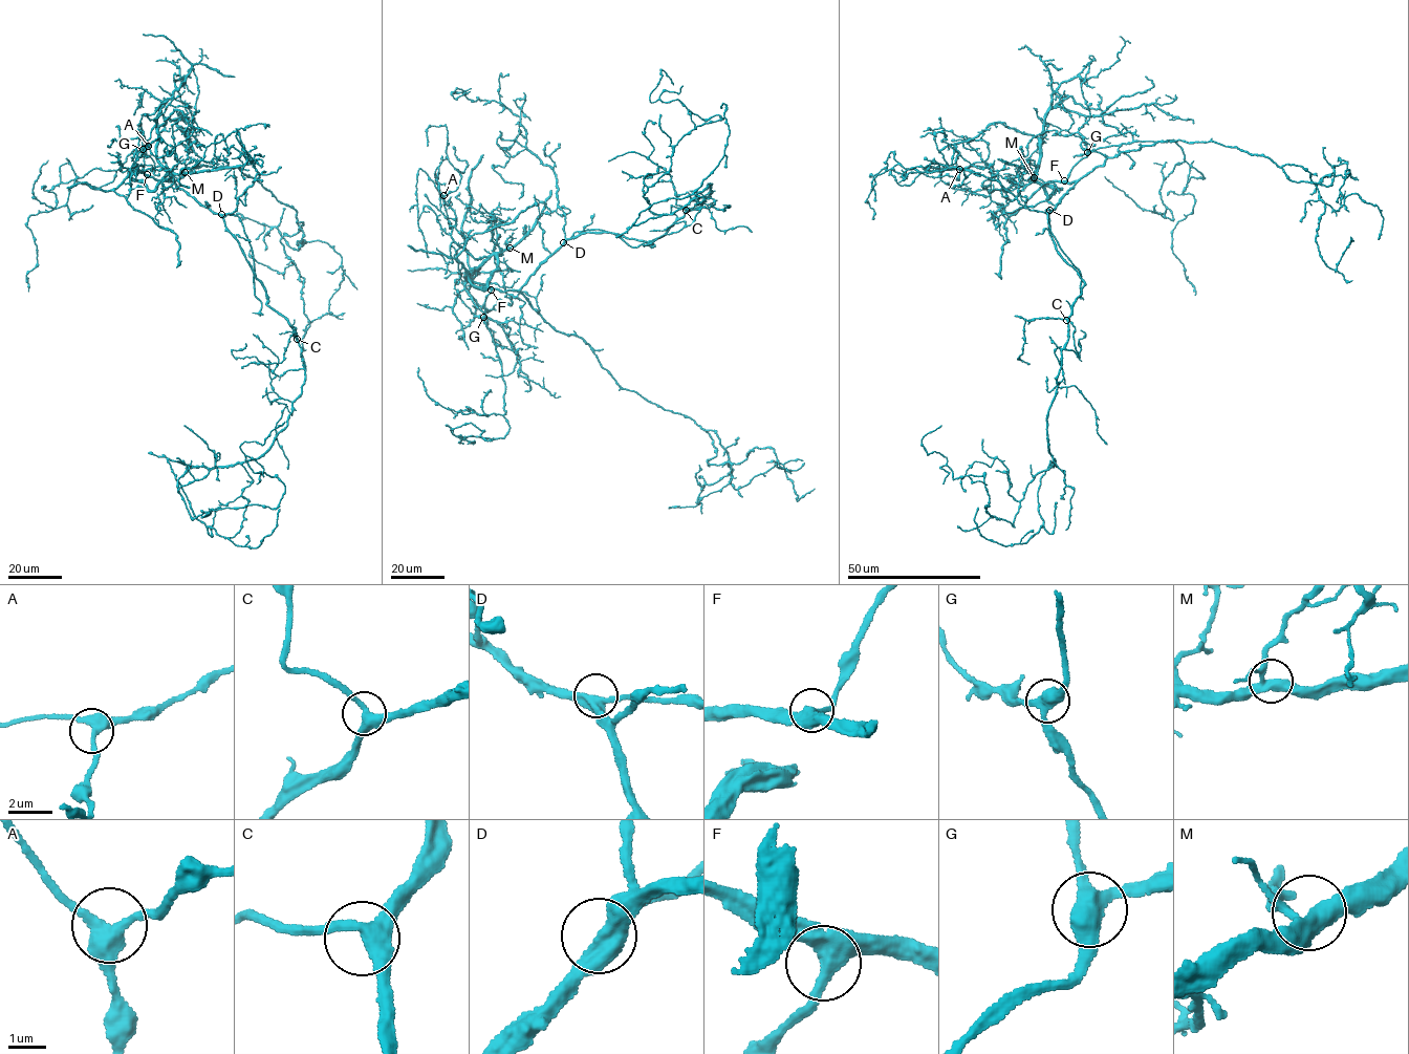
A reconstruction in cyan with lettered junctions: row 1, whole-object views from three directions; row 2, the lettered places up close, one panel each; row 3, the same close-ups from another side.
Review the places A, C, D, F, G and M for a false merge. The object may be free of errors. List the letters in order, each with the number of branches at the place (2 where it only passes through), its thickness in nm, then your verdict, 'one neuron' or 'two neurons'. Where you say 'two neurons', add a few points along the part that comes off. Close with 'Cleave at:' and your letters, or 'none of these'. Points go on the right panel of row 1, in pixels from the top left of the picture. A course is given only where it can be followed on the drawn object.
A: 3 | 360 nm | one neuron
C: 3 | 360 nm | one neuron
D: 3 | 400 nm | one neuron
F: 3 | 440 nm | one neuron
G: 3 | 420 nm | one neuron
M: 3 | 380 nm | one neuron
Cleave at: none of these

